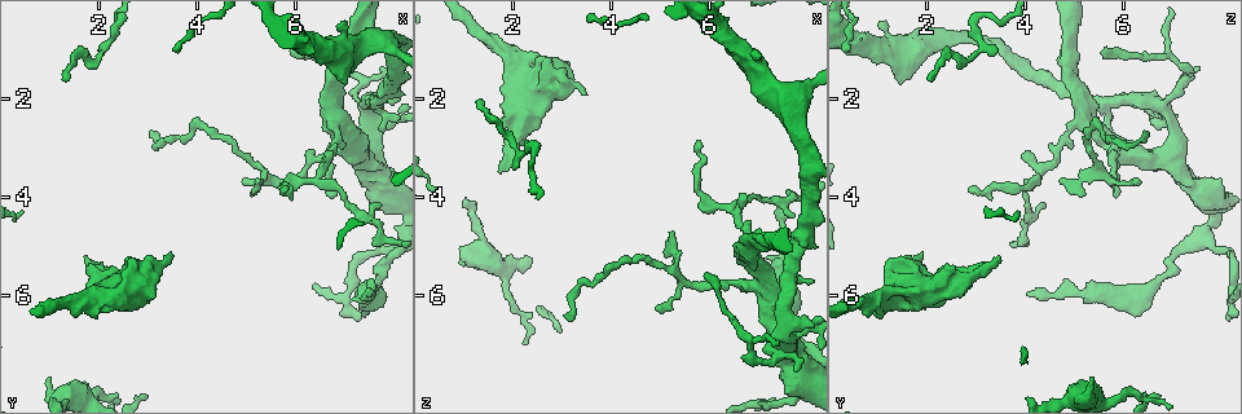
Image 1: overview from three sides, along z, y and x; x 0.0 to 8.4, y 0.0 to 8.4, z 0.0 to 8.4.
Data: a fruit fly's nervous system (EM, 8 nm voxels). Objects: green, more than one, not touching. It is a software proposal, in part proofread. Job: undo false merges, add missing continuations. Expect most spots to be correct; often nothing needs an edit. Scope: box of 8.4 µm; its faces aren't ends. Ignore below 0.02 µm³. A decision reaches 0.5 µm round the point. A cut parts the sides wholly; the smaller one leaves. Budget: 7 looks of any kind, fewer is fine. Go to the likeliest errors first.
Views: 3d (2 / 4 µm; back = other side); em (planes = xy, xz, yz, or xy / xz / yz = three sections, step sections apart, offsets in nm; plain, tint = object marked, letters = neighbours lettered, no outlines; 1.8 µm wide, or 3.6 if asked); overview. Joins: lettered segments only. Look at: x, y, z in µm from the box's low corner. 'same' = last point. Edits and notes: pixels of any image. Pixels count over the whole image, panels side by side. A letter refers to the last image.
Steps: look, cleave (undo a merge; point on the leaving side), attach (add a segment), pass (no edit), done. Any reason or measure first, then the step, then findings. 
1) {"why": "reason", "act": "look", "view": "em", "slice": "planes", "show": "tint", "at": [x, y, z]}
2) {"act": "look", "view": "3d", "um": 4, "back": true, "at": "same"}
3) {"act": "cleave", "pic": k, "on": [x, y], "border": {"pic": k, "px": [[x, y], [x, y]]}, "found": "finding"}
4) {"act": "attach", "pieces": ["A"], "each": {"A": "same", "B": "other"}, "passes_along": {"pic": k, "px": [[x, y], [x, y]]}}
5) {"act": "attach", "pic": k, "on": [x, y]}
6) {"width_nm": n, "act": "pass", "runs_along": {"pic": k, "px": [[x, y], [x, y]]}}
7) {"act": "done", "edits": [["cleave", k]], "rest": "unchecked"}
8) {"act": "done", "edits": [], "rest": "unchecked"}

{"why": "free end", "act": "look", "view": "em", "slice": "planes", "show": "letters", "at": [1.75, 5.20, 3.55]}

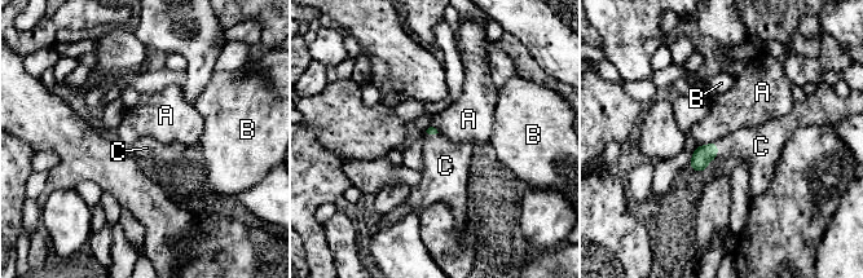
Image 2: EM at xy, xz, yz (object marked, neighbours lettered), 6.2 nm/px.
{"act": "attach", "pic": 2, "on": [757, 146], "each": {"A": "other", "B": "other", "C": "same"}, "passes_along": {"pic": 2, "px": [[701, 155], [717, 149], [757, 146]]}, "found": "it goes on there"}

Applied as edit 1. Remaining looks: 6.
{"act": "look", "view": "overview"}

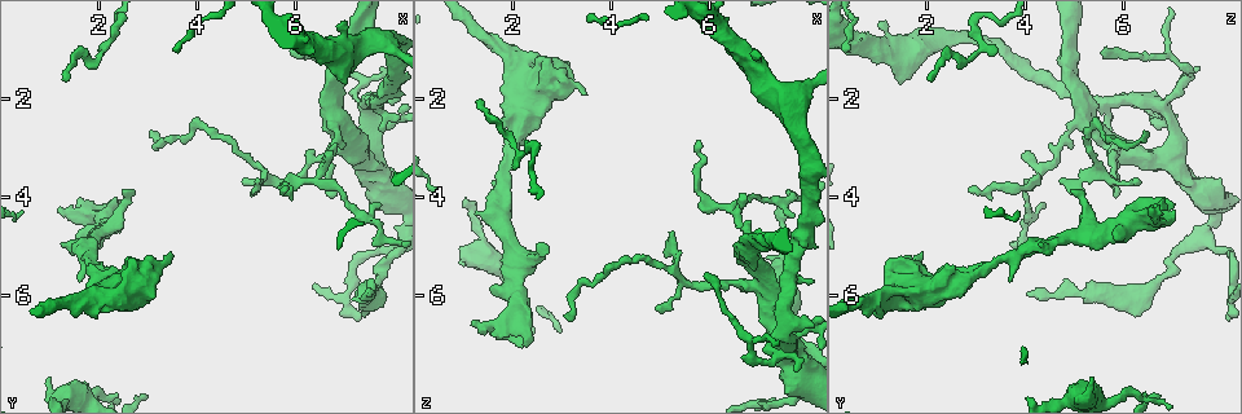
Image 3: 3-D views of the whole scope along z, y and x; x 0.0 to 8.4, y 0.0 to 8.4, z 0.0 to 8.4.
{"why": "looks like a crossing", "act": "look", "view": "em", "slice": "planes", "show": "letters", "at": [7.45, 2.20, 6.75]}

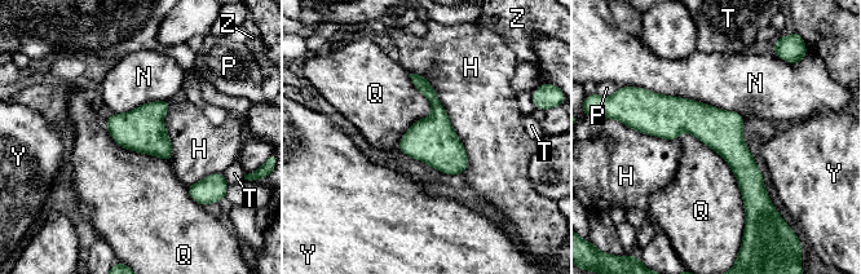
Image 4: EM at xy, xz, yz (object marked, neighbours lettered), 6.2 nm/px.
{"longest_contact_nm": ["H", 700], "act": "pass", "each": {"H": "other", "N": "other", "P": "other", "Q": "other", "T": "other", "Y": "other", "Z": "other"}, "runs_along": {"pic": 4, "px": [[640, 123], [703, 123], [765, 197]]}, "found": "continuous, no second neuron"}

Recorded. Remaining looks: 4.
{"why": "thin end", "act": "look", "view": "em", "slice": "planes", "show": "letters", "at": [7.50, 5.90, 4.05]}

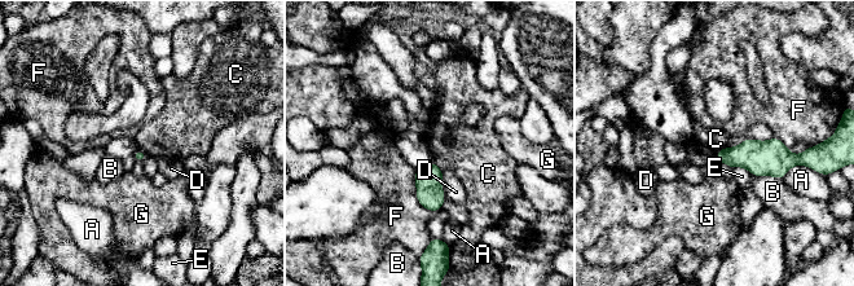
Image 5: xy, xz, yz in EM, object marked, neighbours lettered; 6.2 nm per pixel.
{"act": "pass", "each": {"A": "other", "B": "other", "C": "other", "D": "other", "E": "other", "F": "other", "G": "other"}, "border": {"pic": 5, "px": [[434, 159], [443, 171]]}, "found": "none of them fits"}

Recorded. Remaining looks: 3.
{"act": "done", "edits": [["attach", 2]], "rest": "unchecked"}

